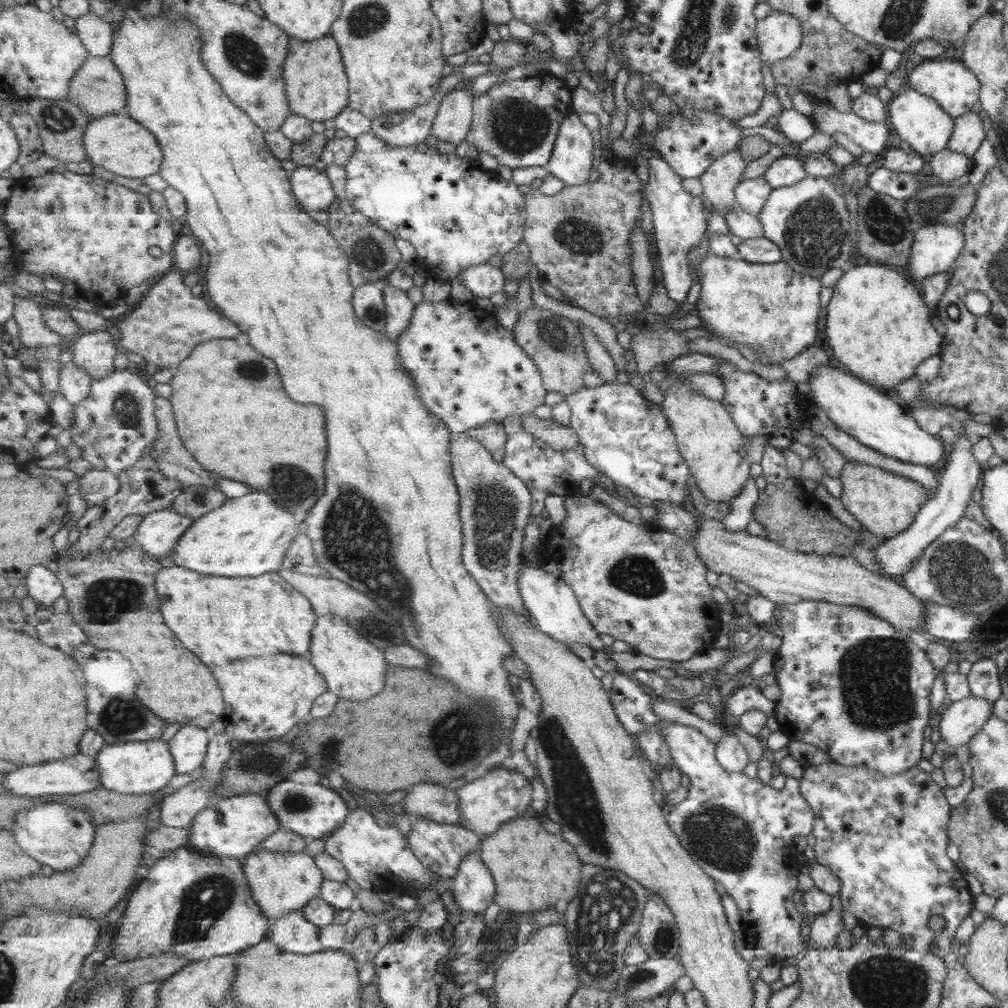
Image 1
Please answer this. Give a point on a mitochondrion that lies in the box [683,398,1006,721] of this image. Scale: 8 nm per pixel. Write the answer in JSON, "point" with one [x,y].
{"point":[960,572]}

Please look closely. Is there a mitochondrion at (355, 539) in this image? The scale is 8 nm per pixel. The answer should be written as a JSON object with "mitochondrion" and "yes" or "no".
{"mitochondrion":"yes"}

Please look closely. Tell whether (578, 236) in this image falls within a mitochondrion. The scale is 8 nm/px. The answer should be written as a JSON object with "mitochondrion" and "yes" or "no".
{"mitochondrion":"yes"}

